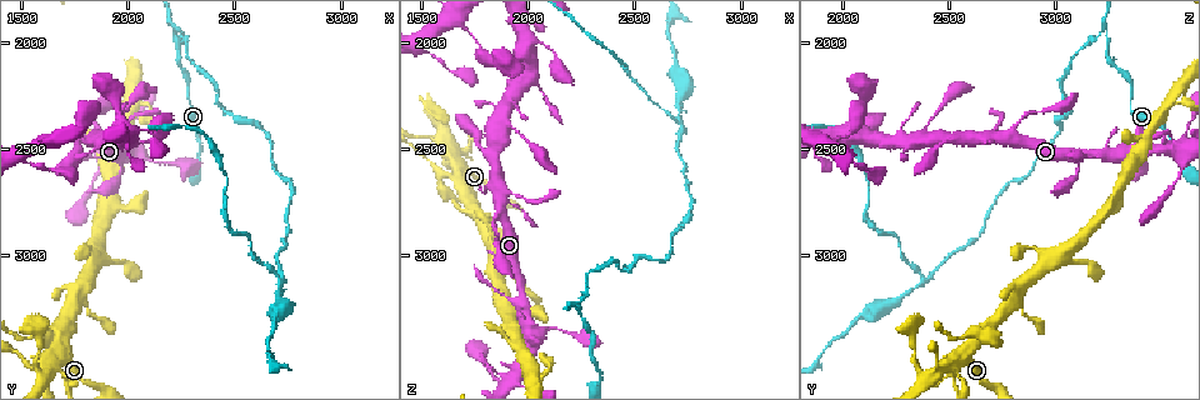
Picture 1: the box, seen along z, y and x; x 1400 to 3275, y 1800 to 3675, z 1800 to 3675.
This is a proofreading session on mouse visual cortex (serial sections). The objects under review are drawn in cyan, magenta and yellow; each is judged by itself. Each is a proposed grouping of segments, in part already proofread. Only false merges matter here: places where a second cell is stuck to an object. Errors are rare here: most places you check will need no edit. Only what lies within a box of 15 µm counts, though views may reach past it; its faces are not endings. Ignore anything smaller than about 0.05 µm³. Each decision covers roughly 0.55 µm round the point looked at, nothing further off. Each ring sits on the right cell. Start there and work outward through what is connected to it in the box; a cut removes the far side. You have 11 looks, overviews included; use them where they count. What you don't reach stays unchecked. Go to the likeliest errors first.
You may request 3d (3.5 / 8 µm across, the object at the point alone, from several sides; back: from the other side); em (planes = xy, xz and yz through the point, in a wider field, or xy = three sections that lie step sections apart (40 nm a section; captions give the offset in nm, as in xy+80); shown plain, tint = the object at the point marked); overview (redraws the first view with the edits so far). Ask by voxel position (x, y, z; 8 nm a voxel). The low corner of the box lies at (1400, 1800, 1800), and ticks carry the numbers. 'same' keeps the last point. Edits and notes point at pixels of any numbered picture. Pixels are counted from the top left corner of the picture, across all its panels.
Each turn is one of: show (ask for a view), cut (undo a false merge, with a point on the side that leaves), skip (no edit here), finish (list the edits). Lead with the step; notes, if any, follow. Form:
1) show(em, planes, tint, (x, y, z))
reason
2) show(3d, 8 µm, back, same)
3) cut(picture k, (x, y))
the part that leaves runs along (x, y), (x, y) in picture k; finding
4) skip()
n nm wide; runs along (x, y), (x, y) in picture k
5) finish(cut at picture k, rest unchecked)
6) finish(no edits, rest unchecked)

show(3d, 3.5 µm, (2210, 1950, 3230))
two arms in line, one across

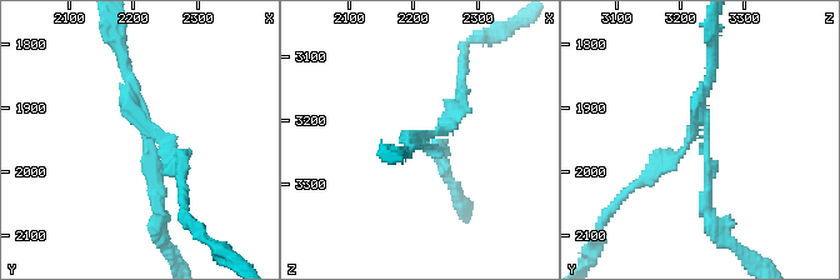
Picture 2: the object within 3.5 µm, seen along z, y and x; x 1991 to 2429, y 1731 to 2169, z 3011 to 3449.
show(em, xy, step 1, tint, (2220, 1945, 3235))
3 arms; arms of 150, 150, 150 nm

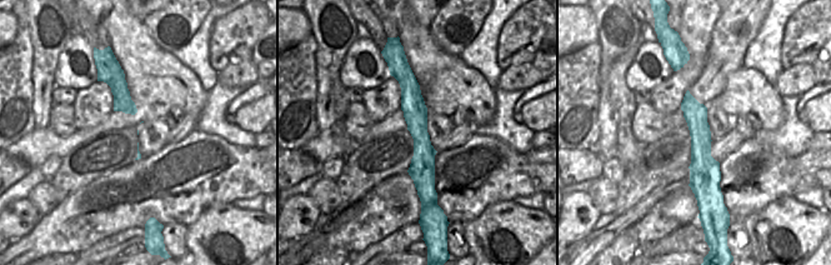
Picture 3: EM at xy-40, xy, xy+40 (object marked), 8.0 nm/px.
cut(picture 2, (454, 113))
200 nm wide; the part that leaves runs along (429, 138), (456, 119), (464, 58) in picture 2; a second cell is stuck on

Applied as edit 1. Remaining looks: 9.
show(overview)
see it whole again

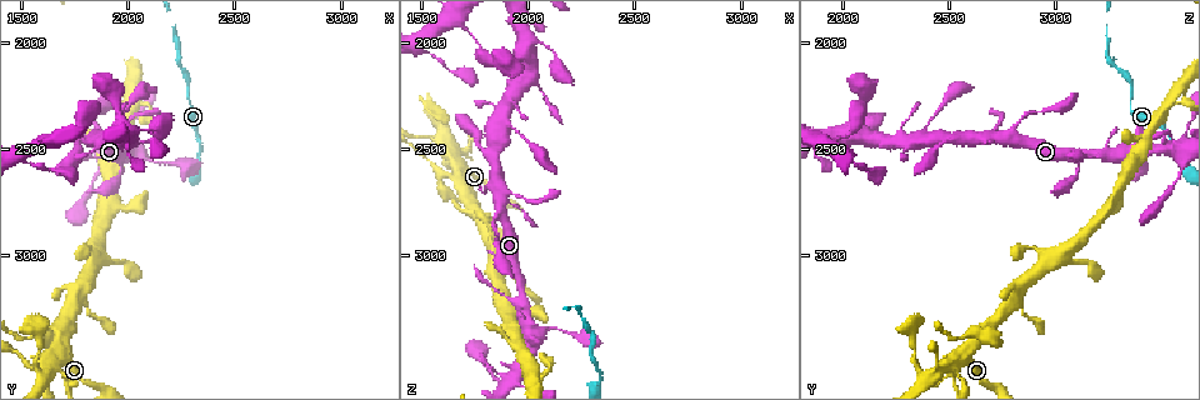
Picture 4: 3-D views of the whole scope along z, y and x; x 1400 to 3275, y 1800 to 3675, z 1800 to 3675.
show(3d, 3.5 µm, (1920, 2530, 3580))
small branch off a trunk

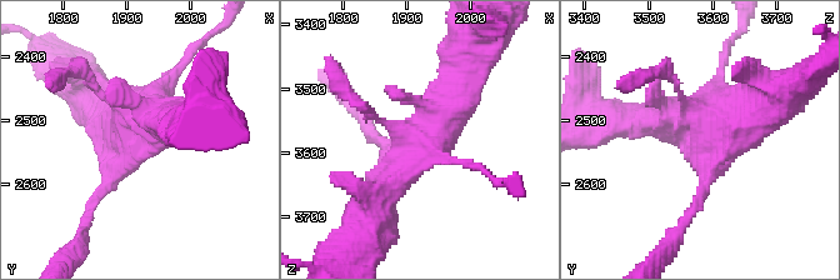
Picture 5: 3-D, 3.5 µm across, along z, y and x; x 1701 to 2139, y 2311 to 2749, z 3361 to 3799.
show(em, xy, step 3, tint, (1920, 2535, 3580))
need the tissue

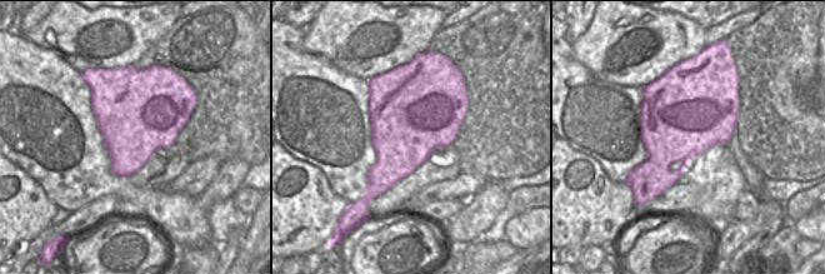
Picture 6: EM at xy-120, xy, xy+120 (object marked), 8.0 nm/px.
show(em, planes, tint, same)
another direction

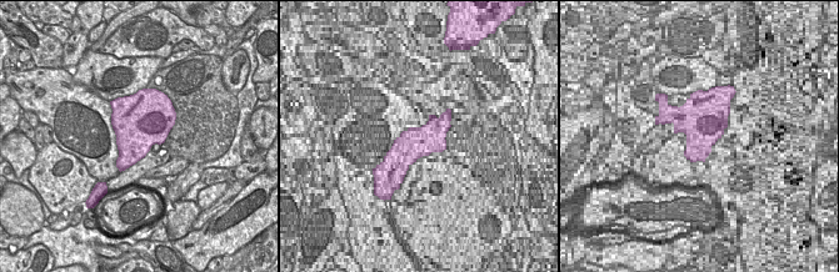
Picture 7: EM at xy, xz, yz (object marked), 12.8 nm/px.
skip()
700 nm wide; runs along (465, 68), (434, 135), (380, 141) in picture 5; all the same cell

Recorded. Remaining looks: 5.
show(3d, 3.5 µm, (1900, 2410, 2380))
thick turns thin

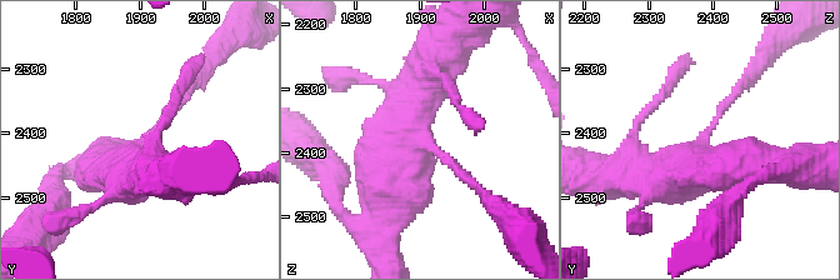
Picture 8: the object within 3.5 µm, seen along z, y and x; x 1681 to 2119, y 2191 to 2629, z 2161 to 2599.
show(em, xy, step 2, tint, (1905, 2420, 2385))
need the tissue

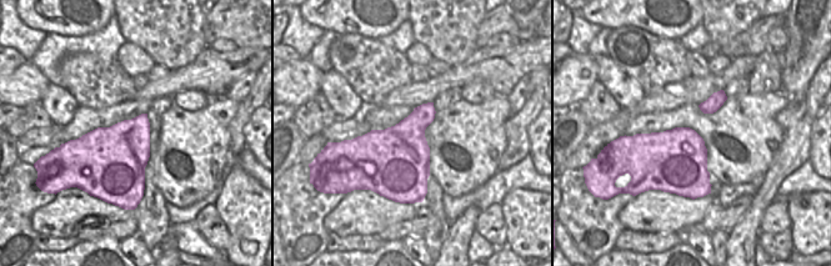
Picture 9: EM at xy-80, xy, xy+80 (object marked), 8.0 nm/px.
skip()
4 arms; runs along (381, 215), (431, 68) in picture 8; all the same cell

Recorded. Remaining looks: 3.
show(3d, 3.5 µm, (2020, 2460, 2180))
arms part here

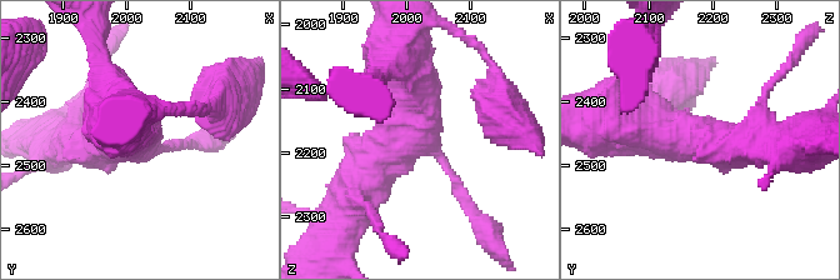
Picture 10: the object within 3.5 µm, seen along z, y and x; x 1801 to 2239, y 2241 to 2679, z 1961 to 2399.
show(em, planes, tint, same)
3 arms; arms of 150, 500, 700 nm

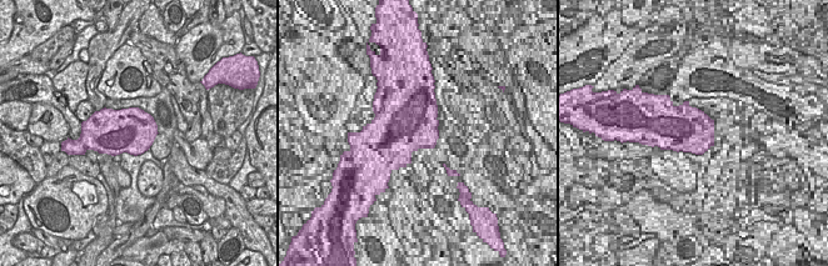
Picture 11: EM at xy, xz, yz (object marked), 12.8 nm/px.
skip()
600 nm wide; runs along (355, 193), (405, 131), (401, 55) in picture 10; one cell here

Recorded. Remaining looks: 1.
finish(cut at picture 2, rest unchecked)

